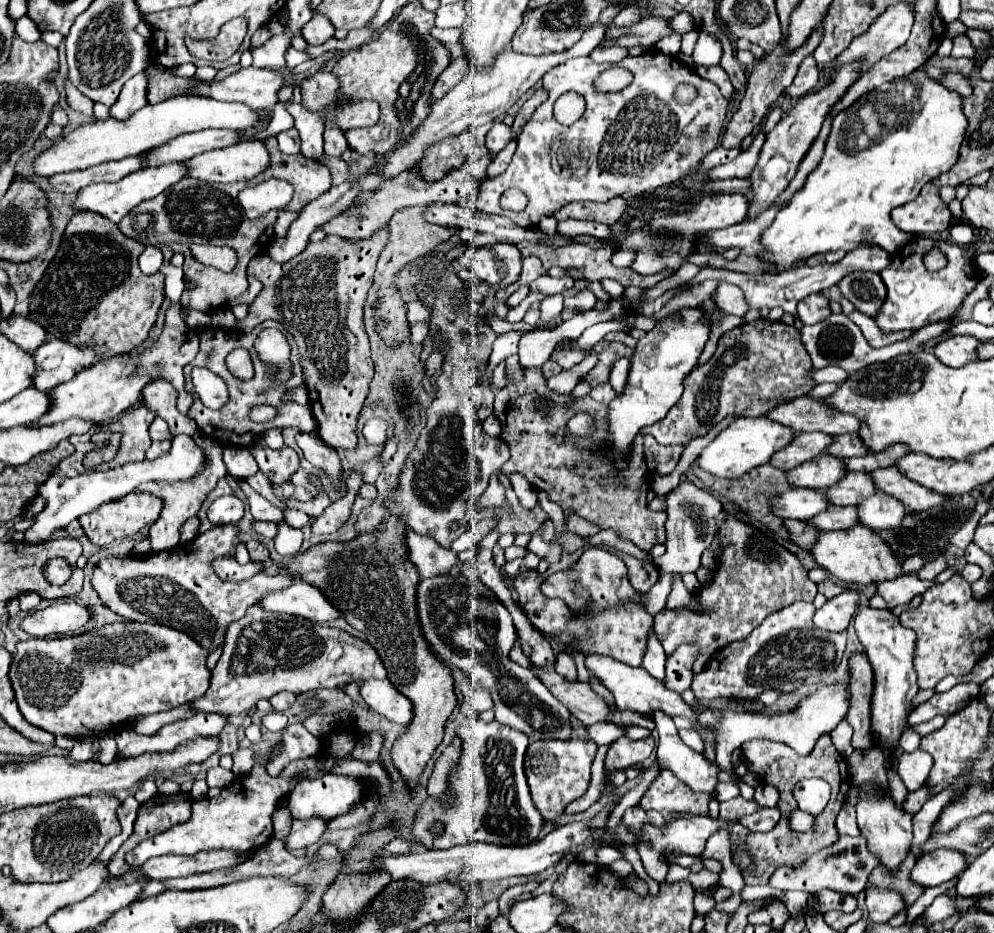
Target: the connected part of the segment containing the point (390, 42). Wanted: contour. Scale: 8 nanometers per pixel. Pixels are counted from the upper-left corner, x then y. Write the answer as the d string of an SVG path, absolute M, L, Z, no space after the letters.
M410 2L398 10L376 40L346 52L332 68L332 74L340 80L340 102L376 100L382 106L382 118L374 128L350 128L344 132L352 150L360 154L370 150L384 154L402 138L410 136L414 126L426 118L432 86L452 60L448 48L430 34L434 18L420 2Z

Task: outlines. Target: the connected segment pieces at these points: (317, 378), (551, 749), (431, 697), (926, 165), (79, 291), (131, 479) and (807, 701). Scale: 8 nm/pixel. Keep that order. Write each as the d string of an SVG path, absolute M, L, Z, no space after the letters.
M386 228L358 242L346 242L338 236L326 236L322 242L310 242L304 252L284 264L274 262L268 252L256 254L248 264L248 274L258 278L264 288L251 304L246 318L238 322L238 330L250 332L256 324L264 320L278 320L296 338L302 356L302 366L306 370L306 390L310 394L310 408L318 422L318 434L326 444L334 448L354 448L358 440L354 428L358 414L364 406L364 398L368 394L368 384L374 376L370 344L362 326L362 306L366 300L366 292L372 284L376 260L386 242Z
M572 738L572 742L530 742L524 758L524 770L530 786L530 794L534 806L542 814L544 822L550 822L562 816L564 808L584 796L590 784L590 766L596 754L596 744L592 740L584 742L580 738Z
M390 516L384 528L374 534L358 536L346 544L316 544L304 554L298 554L290 564L284 564L284 568L288 574L298 574L298 578L318 586L342 610L348 624L360 630L380 654L388 670L388 680L414 702L414 722L394 742L390 754L404 784L416 792L426 762L442 742L444 724L456 706L456 694L450 670L426 650L426 640L414 618L414 586L420 582L420 576L402 558L402 530L406 530L404 522Z
M922 66L908 74L908 80L916 88L908 124L866 150L846 152L842 146L844 122L852 112L856 114L860 104L850 106L834 118L820 166L808 176L804 188L792 196L790 204L776 214L774 224L762 236L766 248L762 258L772 262L778 272L788 270L796 260L828 250L848 252L864 242L878 244L894 254L912 238L894 226L890 210L914 200L926 182L948 172L958 162L968 128L968 118L962 112L962 96L946 88L940 80L930 78L926 68Z
M78 210L64 232L56 258L46 268L42 282L38 282L38 286L34 288L30 318L42 324L50 336L66 338L68 342L74 344L94 342L98 360L110 358L114 354L132 352L146 340L150 328L156 322L158 308L166 298L164 296L166 276L164 274L146 276L138 268L138 256L144 252L144 248L146 244L142 244L138 238L124 236L118 224L110 222L106 216L90 210Z
M174 436L172 446L166 454L154 458L154 460L140 460L140 462L130 462L122 464L104 472L98 470L88 470L80 476L74 478L60 478L60 476L50 476L42 486L40 486L40 496L46 500L46 506L40 514L34 516L32 526L24 532L24 542L26 544L42 544L50 540L52 534L62 530L66 524L78 520L84 514L94 512L98 506L124 498L126 494L134 492L142 482L186 482L198 476L208 462L208 456L204 450L190 438L190 436Z
M838 684L838 686L816 690L810 696L806 696L794 712L788 712L788 714L772 714L772 716L704 708L704 706L700 706L696 702L692 690L686 690L682 694L682 698L684 698L684 702L696 706L696 710L700 712L700 722L704 726L714 726L718 730L718 740L716 740L718 766L722 766L722 770L726 770L726 772L732 774L732 772L735 772L731 763L732 750L740 748L744 742L754 740L754 738L768 738L768 740L774 740L774 742L782 742L782 744L788 744L790 748L794 748L798 754L808 754L814 748L814 742L818 740L820 734L832 732L838 726L838 722L842 718L846 718L848 686L846 684Z

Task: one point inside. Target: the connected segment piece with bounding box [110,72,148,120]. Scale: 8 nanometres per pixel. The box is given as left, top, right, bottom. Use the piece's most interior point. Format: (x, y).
(133, 96)

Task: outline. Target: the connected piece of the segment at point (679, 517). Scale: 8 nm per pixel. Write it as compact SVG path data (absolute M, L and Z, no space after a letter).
M682 480L672 492L666 494L666 554L656 560L660 572L696 572L700 568L702 552L712 544L718 534L718 516L724 512L722 502L710 492L694 486L688 480Z

